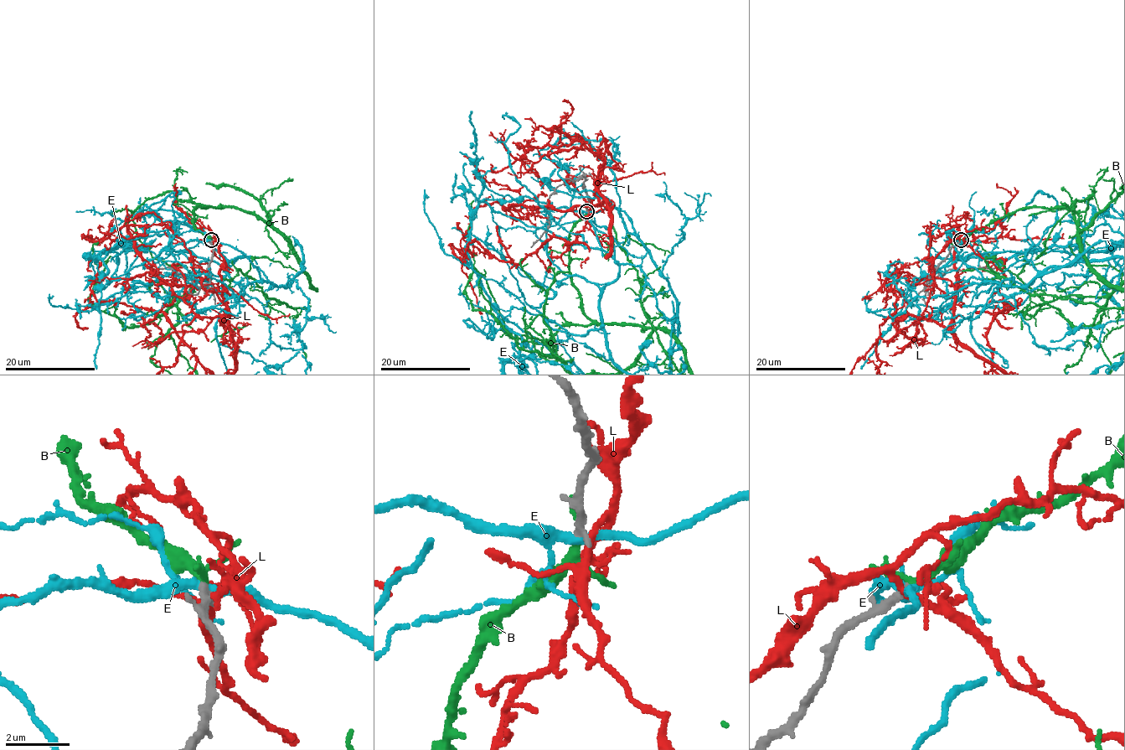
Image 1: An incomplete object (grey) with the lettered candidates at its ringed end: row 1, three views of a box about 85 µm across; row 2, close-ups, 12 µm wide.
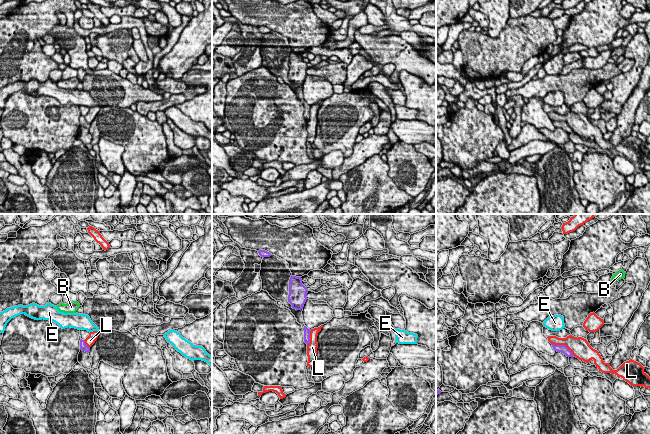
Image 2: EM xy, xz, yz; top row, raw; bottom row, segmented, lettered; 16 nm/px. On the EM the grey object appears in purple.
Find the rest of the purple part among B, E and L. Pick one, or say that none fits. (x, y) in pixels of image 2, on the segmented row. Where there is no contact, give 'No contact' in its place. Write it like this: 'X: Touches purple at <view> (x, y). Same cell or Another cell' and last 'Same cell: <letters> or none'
B: No contact. Same cell
E: No contact. Another cell
L: Touches purple at yz (564, 345). Another cell
Same cell: B

